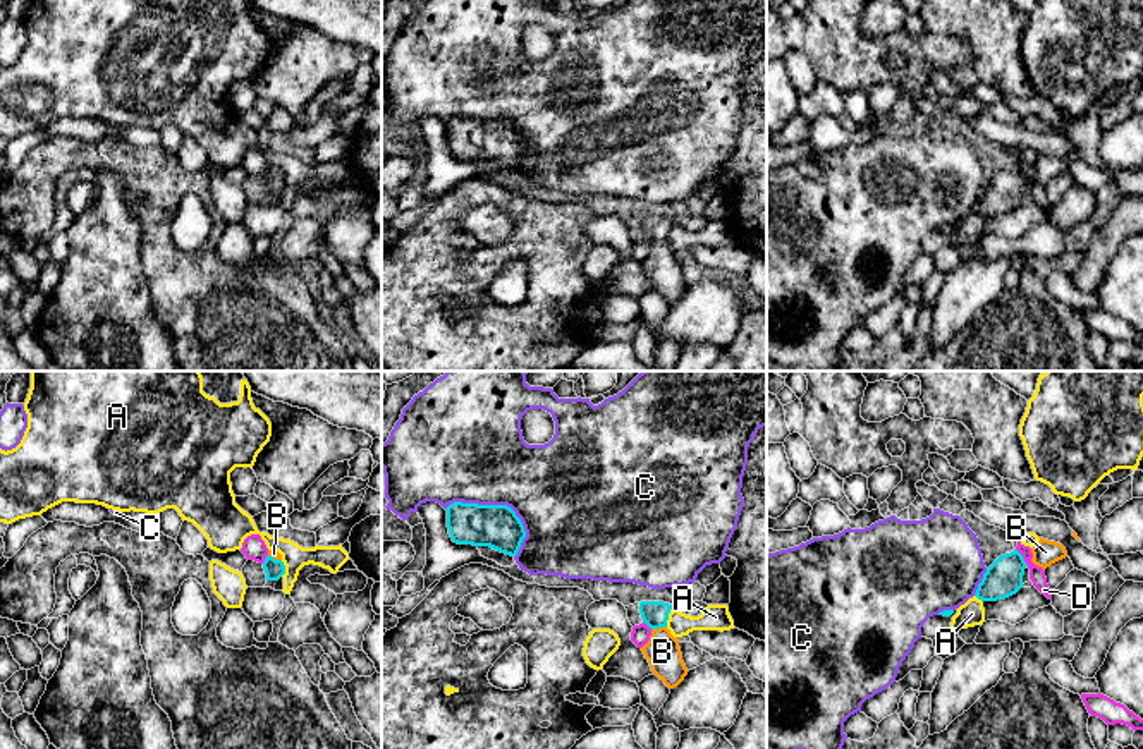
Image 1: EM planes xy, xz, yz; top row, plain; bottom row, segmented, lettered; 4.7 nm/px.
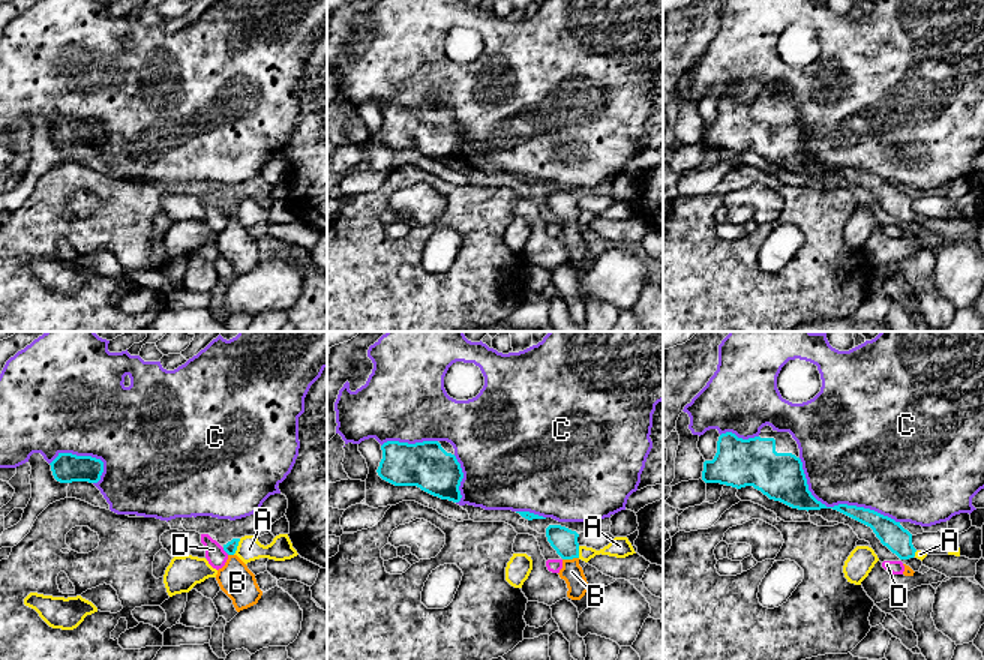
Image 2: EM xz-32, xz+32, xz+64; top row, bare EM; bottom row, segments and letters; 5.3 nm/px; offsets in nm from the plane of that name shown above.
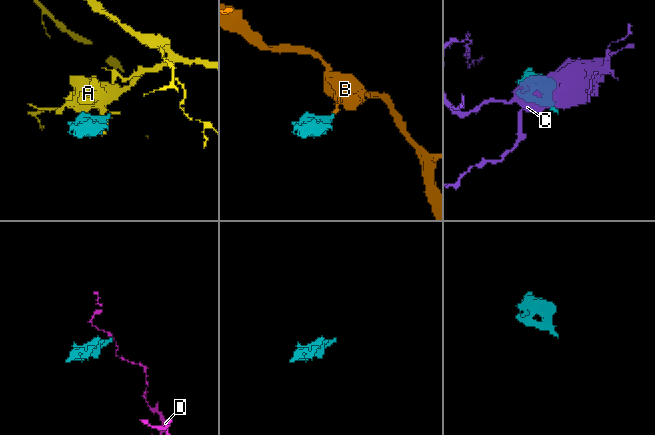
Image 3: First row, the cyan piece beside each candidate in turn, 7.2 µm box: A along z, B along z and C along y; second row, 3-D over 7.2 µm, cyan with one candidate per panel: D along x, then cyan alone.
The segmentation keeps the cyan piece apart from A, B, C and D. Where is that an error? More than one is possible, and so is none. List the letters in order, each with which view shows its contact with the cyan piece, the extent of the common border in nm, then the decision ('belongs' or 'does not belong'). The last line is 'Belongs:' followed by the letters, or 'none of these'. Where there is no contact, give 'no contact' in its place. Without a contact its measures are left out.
A: contact in xz; length 90 nm; does not belong
B: contact in xz; length 80 nm; belongs
C: contact in xz; length 400 nm; does not belong
D: contact in yz; length 90 nm; does not belong
Belongs: B

